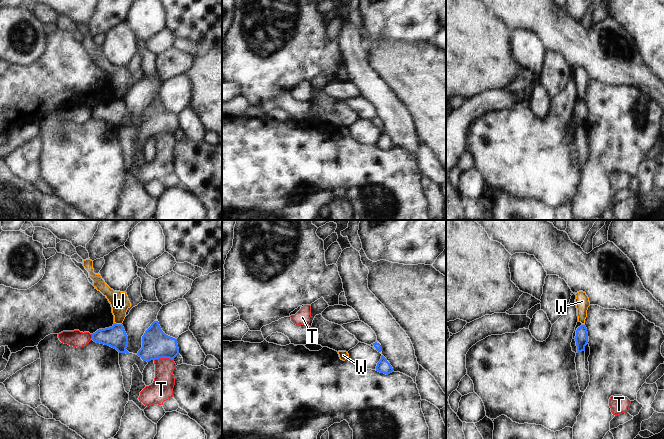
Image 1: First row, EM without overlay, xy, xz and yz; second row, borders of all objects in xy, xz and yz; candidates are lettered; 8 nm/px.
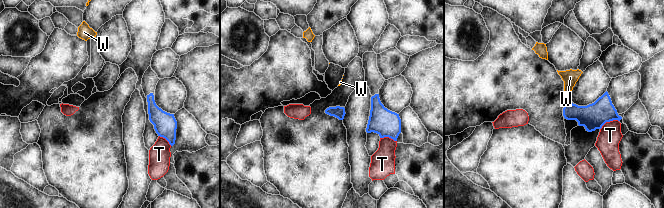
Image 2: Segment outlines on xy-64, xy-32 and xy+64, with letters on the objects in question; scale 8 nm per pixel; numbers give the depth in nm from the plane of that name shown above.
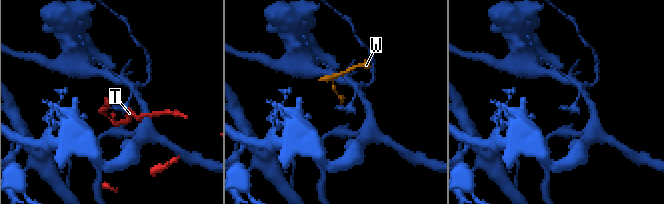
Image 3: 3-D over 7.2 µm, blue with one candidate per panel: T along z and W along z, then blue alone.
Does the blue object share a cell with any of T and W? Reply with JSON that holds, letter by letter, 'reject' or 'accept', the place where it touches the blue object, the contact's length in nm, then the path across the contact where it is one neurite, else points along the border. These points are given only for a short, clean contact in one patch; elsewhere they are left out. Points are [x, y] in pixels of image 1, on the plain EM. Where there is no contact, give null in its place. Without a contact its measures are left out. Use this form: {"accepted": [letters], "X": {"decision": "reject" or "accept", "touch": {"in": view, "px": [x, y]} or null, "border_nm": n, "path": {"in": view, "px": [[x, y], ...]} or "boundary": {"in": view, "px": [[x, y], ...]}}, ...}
{"accepted": [], "T": {"decision": "reject", "touch": {"in": "xy", "px": [163, 133]}, "border_nm": 160, "boundary": {"in": "xy", "px": [[173, 135], [156, 134], [154, 136]]}}, "W": {"decision": "reject", "touch": {"in": "xy", "px": [118, 100]}, "border_nm": 70, "boundary": {"in": "xy", "px": [[114, 98], [121, 100]]}}}

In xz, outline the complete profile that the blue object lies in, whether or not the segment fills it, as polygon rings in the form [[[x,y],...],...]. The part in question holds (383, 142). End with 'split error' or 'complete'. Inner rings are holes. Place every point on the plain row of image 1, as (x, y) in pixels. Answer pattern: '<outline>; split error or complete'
[[[383,131],[381,132],[380,137],[377,139],[376,147],[386,151],[394,148],[392,142]]]; complete

